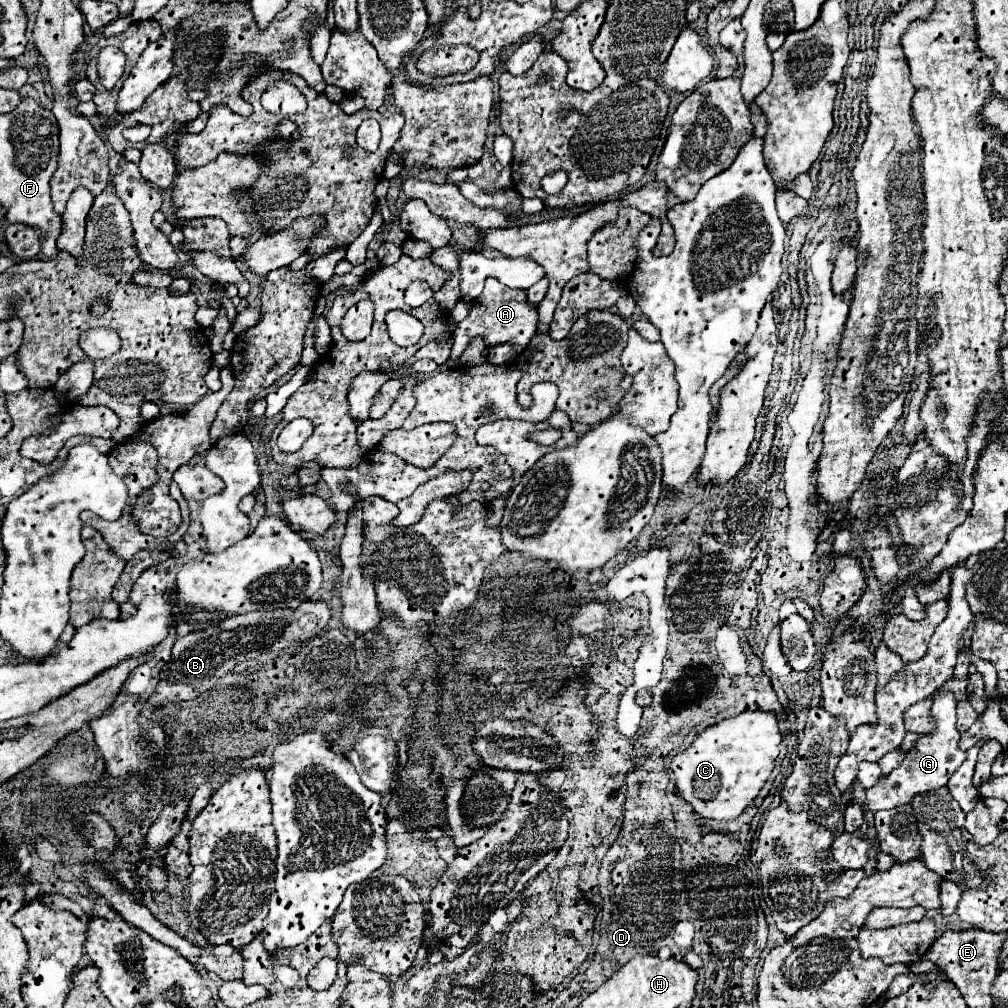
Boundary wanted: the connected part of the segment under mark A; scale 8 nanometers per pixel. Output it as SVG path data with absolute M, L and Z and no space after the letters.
M486 279L484 291L474 301L470 315L457 324L454 332L454 343L451 349L448 367L456 369L458 358L462 355L468 339L476 337L476 335L488 335L488 345L498 345L498 343L512 343L516 347L518 353L522 353L528 345L528 341L532 339L532 335L536 333L536 325L538 325L538 313L536 307L528 303L526 299L526 291L522 289L508 289L504 287L498 279Z

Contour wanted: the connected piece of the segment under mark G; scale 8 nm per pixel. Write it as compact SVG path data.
M936 691L932 709L930 709L932 721L936 723L934 729L926 735L918 735L914 747L906 753L904 761L886 777L884 783L876 783L874 787L866 789L864 807L872 813L880 809L892 809L898 805L906 805L912 801L914 795L932 791L936 787L942 787L948 783L952 773L960 767L966 753L958 747L958 729L956 729L956 699L948 691Z

